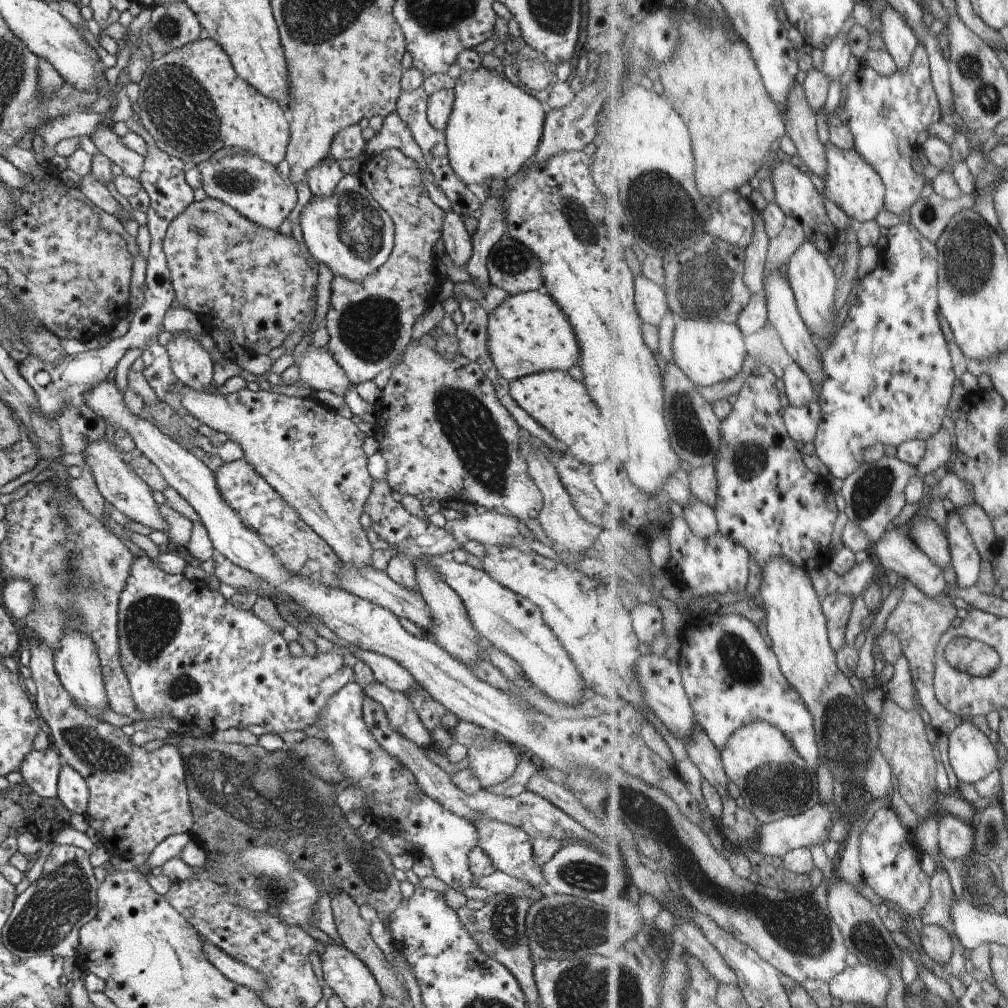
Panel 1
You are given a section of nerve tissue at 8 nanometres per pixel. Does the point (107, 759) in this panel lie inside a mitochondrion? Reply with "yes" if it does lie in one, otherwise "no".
yes

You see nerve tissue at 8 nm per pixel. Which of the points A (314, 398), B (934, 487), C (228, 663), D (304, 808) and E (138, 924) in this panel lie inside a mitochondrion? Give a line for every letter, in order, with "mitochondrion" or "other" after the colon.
A: other
B: other
C: other
D: mitochondrion
E: other

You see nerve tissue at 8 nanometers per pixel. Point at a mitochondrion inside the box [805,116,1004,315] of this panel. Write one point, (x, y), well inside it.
(927, 214)

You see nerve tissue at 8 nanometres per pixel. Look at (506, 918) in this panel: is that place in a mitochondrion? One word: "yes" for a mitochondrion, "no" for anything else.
yes

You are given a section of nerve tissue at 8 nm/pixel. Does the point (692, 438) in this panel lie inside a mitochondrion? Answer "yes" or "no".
yes

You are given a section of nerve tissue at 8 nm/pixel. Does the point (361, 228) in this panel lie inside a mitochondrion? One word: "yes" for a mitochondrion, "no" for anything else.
yes

